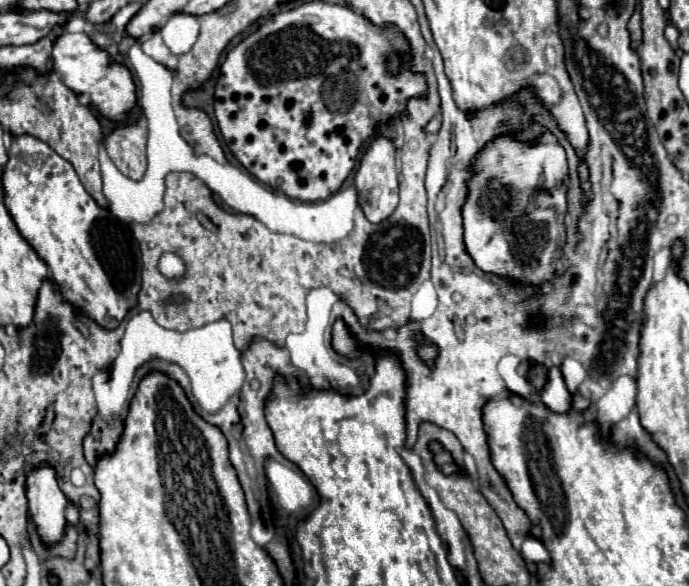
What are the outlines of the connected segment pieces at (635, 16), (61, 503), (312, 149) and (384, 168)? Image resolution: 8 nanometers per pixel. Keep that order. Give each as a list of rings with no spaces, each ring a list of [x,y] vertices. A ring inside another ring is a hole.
[[[636,3],[636,9],[628,21],[628,31],[630,31],[630,47],[632,51],[638,51],[640,41],[642,41],[642,27],[640,27],[640,5]]]
[[[38,467],[28,473],[28,503],[30,515],[38,527],[38,533],[46,545],[54,545],[62,539],[66,527],[68,499],[56,483],[56,471],[52,467]]]
[[[310,1],[310,3],[298,5],[290,11],[280,11],[276,15],[272,15],[270,19],[266,19],[254,33],[244,37],[234,49],[230,49],[224,63],[220,65],[220,75],[218,75],[216,87],[214,87],[214,115],[216,115],[216,121],[218,121],[220,135],[226,141],[232,155],[242,163],[242,167],[248,173],[252,173],[258,181],[276,189],[278,193],[284,193],[286,197],[298,199],[298,201],[328,199],[330,195],[334,195],[342,187],[346,177],[352,173],[356,157],[360,153],[360,147],[374,135],[374,131],[382,125],[388,125],[392,119],[404,115],[406,105],[408,105],[410,99],[414,99],[414,97],[424,99],[428,95],[426,77],[422,73],[414,73],[410,69],[410,53],[412,53],[410,43],[398,27],[394,27],[394,25],[374,25],[370,19],[366,19],[364,15],[358,15],[356,11],[352,11],[344,5],[334,5],[334,3],[324,3],[324,1]],[[394,57],[400,57],[400,67],[398,67],[396,73],[390,69]]]
[[[378,137],[370,143],[368,151],[364,153],[360,167],[354,177],[356,193],[358,193],[358,205],[362,207],[366,219],[370,223],[382,223],[398,205],[398,179],[396,179],[396,149],[392,141],[386,137]]]

